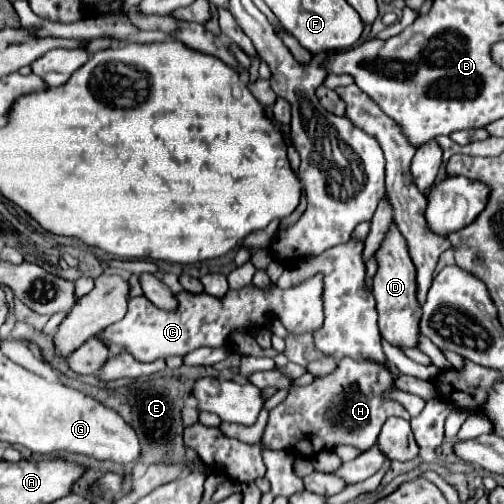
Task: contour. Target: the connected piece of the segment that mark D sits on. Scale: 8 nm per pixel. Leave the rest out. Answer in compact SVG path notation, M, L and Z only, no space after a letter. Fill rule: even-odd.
M396 222L390 224L376 252L376 262L378 270L374 276L374 298L376 298L380 334L394 346L416 346L418 322L422 316L422 308L416 300L416 270L408 254L408 244L404 242L400 230L396 230Z

